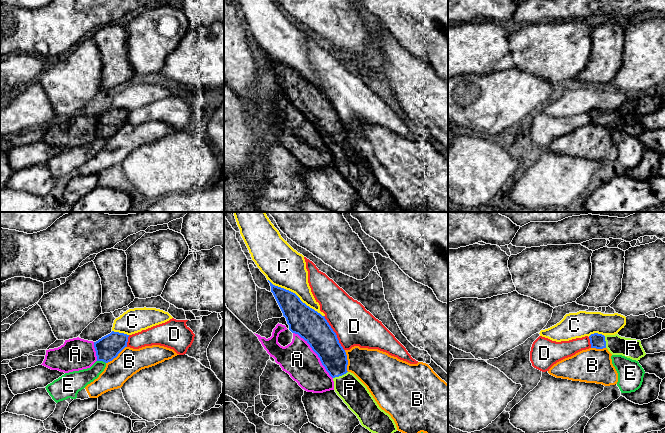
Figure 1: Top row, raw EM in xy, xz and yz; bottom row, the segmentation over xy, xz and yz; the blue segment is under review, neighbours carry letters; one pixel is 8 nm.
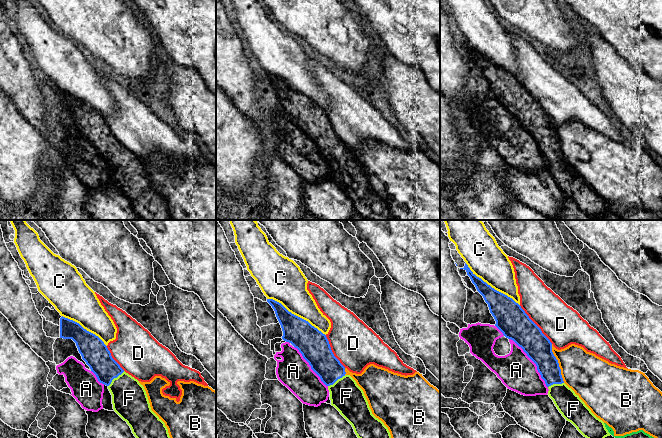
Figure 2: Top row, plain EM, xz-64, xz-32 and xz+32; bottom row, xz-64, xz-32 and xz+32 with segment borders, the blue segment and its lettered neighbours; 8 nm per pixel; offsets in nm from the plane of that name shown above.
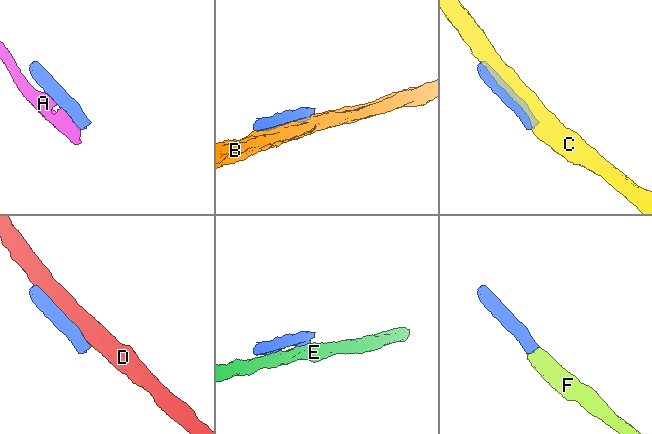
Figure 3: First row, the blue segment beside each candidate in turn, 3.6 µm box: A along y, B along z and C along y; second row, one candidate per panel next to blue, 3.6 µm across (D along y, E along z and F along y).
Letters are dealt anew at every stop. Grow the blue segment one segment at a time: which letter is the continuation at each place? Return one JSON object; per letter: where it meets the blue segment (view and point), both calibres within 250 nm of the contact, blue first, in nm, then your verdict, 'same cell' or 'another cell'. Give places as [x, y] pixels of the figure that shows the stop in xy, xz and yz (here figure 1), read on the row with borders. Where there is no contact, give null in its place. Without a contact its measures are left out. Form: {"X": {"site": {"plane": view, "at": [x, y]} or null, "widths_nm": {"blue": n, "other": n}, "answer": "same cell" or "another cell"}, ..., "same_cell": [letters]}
{"A": {"site": {"plane": "xz", "at": [316, 353]}, "widths_nm": {"blue": 240, "other": 280}, "answer": "another cell"}, "B": {"site": {"plane": "xy", "at": [116, 356]}, "widths_nm": {"blue": 200, "other": 220}, "answer": "another cell"}, "C": {"site": {"plane": "xz", "at": [296, 295]}, "widths_nm": {"blue": 240, "other": 320}, "answer": "another cell"}, "D": {"site": {"plane": "xz", "at": [335, 333]}, "widths_nm": {"blue": 240, "other": 320}, "answer": "another cell"}, "E": {"site": {"plane": "xy", "at": [101, 360]}, "widths_nm": {"blue": 200, "other": 160}, "answer": "another cell"}, "F": {"site": {"plane": "xz", "at": [340, 375]}, "widths_nm": {"blue": 220, "other": 220}, "answer": "same cell"}, "same_cell": ["F"]}

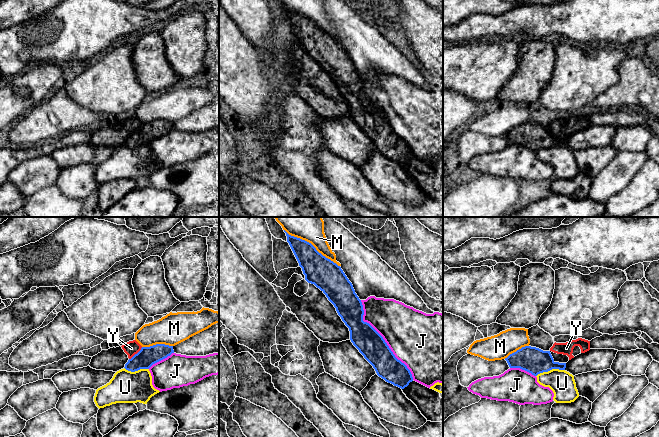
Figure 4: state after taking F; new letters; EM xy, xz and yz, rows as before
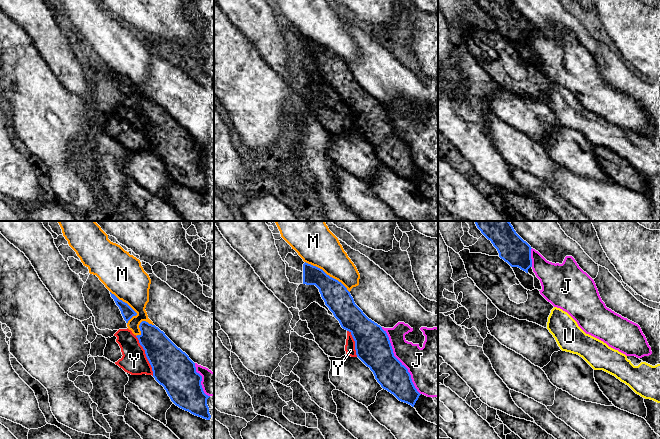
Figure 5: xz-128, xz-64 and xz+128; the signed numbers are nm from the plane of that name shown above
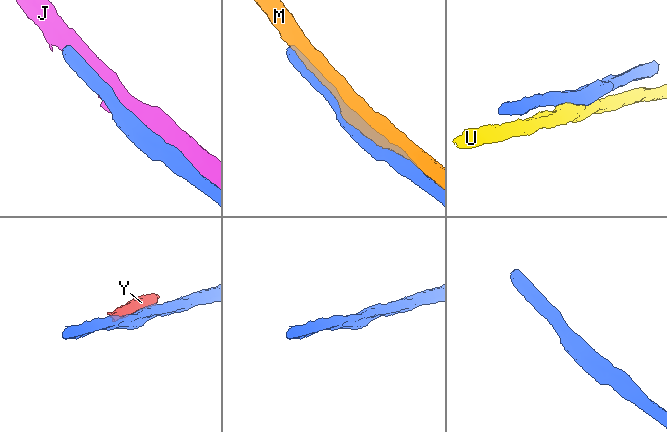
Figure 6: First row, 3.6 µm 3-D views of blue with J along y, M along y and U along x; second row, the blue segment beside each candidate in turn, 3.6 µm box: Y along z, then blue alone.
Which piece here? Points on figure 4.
{"J": {"site": {"plane": "xz", "at": [383, 339]}, "widths_nm": {"blue": 220, "other": 420}, "answer": "another cell"}, "M": {"site": {"plane": "xz", "at": [312, 245]}, "widths_nm": {"blue": 240, "other": 320}, "answer": "another cell"}, "U": {"site": {"plane": "yz", "at": [550, 369]}, "widths_nm": {"blue": 200, "other": 200}, "answer": "another cell"}, "Y": {"site": {"plane": "xy", "at": [135, 354]}, "widths_nm": {"blue": 160, "other": 120}, "answer": "another cell"}, "same_cell": []}

